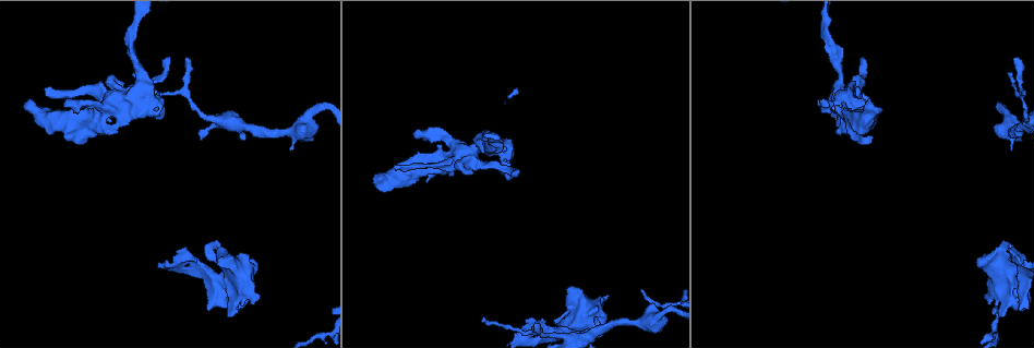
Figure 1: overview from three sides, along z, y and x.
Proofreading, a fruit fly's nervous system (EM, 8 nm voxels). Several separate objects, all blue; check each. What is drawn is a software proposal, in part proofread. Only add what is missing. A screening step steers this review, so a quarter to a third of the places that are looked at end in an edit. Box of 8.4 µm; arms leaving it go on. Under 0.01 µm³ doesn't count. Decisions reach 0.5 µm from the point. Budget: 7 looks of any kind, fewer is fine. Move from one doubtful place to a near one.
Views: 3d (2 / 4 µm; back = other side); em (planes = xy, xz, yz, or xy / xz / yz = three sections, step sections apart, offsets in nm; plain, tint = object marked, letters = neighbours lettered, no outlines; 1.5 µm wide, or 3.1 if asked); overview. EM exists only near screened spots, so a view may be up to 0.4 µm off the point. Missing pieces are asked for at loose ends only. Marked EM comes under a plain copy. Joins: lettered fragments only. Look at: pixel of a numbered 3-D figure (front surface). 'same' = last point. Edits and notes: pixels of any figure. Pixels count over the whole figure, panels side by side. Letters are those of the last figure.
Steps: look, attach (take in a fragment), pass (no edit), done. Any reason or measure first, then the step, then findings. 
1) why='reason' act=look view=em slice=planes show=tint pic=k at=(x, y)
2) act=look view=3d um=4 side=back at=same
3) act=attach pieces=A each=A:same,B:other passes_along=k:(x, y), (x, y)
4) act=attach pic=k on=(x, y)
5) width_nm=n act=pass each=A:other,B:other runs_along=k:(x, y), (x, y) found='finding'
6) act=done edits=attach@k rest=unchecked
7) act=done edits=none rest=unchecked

why='branch stops here' act=look view=3d um=4 side=back pic=1 at=(484, 319)

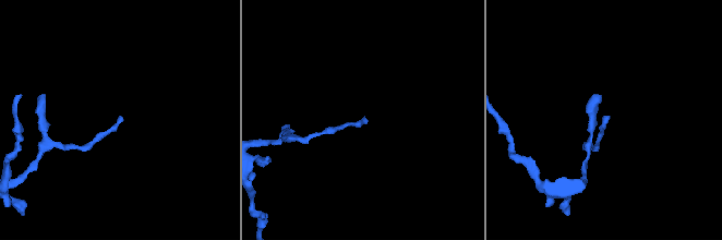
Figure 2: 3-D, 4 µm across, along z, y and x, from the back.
act=look view=em slice=xz step=4 show=letters pic=2 at=(121, 117)

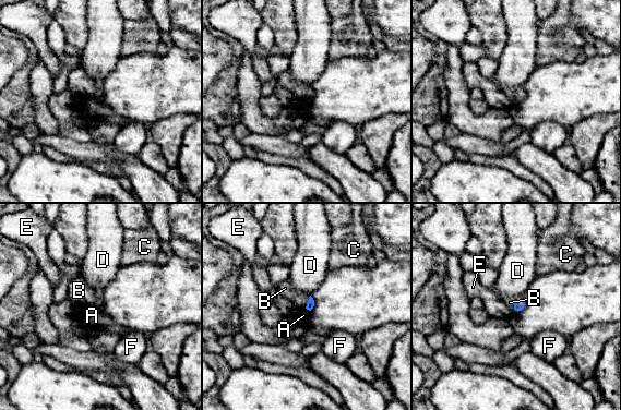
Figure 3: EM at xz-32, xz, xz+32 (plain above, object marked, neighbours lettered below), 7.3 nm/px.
why='another direction' act=look view=em slice=planes show=letters at=same

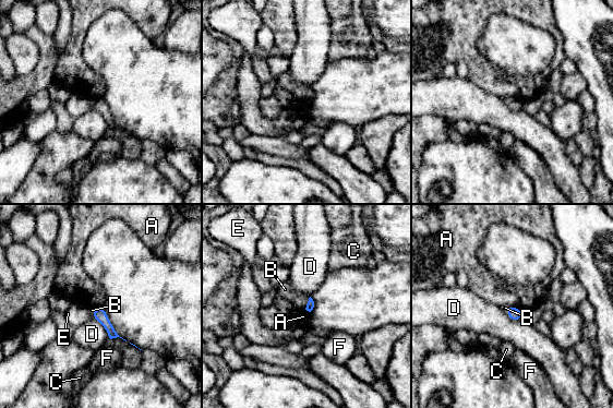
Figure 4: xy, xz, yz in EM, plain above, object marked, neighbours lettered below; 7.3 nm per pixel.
width_nm=60 longest_contact=D:220nm act=attach pieces=B each=A:other,B:same,C:other,D:other,E:other,F:other found='it goes on there'

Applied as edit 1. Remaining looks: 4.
act=look view=overview

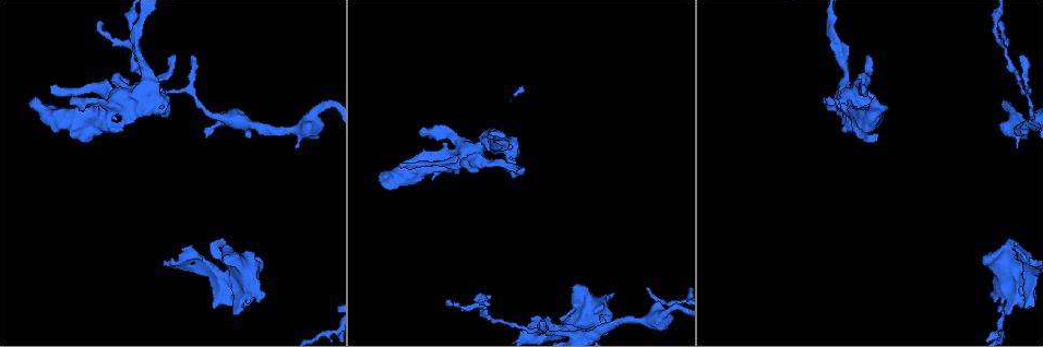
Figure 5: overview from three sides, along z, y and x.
why='an open end' act=look view=3d um=2 pic=5 at=(870, 56)

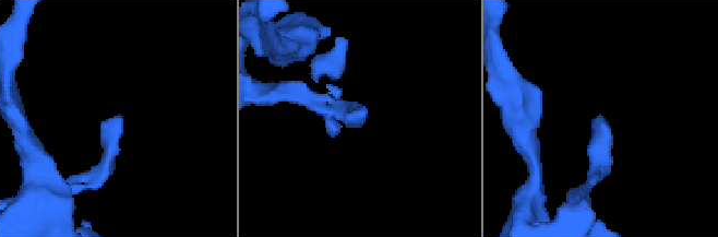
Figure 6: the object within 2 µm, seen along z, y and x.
why='shape alone is not enough' act=look view=em slice=yz step=8 show=tint pic=6 at=(601, 116)

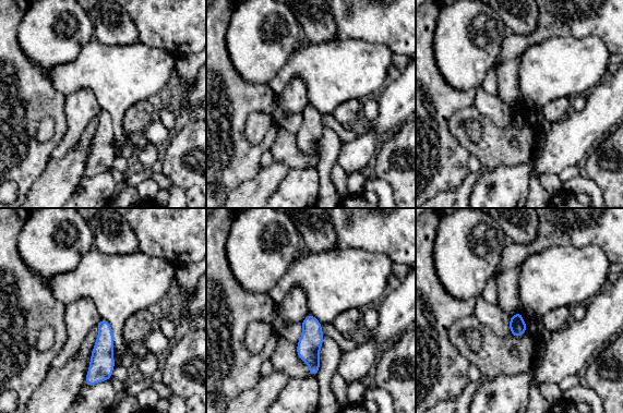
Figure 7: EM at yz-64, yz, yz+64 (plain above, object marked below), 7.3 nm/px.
act=look view=em slice=planes show=letters at=same

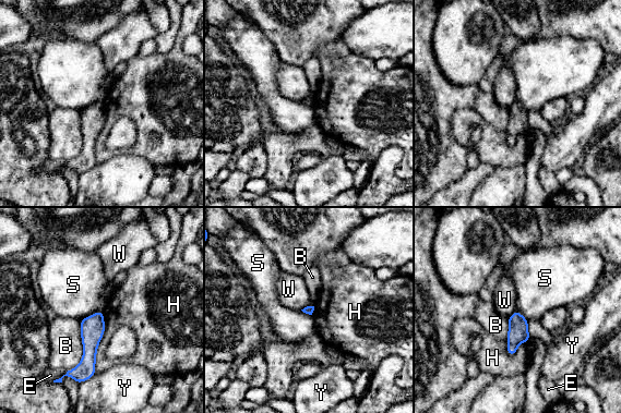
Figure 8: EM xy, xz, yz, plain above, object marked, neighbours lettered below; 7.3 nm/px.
act=pass each=B:other,E:other,H:other,S:other,W:other,Y:other runs_along=8:(100, 314), (91, 335), (87, 376) found='none of them fits'

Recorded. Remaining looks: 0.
act=done edits=attach@4 rest=unchecked

